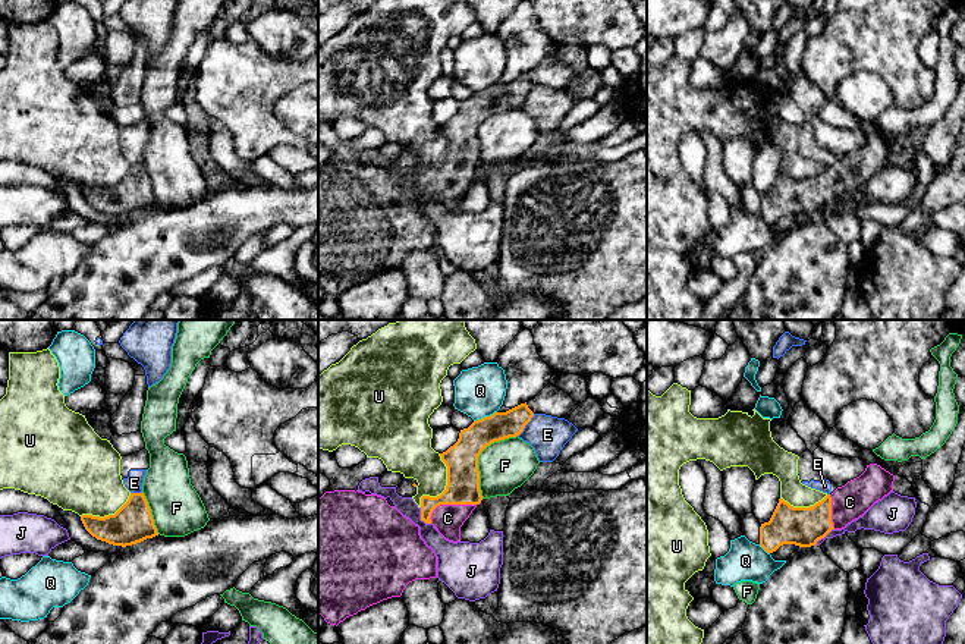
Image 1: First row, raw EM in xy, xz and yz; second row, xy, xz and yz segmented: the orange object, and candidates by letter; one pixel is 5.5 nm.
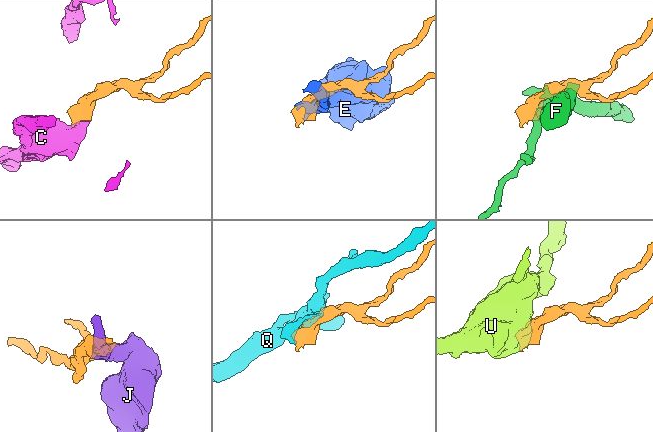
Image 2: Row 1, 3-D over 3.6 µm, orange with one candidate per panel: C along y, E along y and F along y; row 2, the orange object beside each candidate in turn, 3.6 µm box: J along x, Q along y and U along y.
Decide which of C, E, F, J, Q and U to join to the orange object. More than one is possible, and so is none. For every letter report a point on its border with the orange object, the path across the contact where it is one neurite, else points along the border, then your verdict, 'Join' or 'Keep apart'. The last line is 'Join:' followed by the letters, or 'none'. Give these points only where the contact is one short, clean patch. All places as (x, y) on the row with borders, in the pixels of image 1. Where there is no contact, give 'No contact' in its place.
C: Touches orange at xz (448, 503). Path across: xz (462, 487), (448, 503), (448, 518). Join
E: Touches orange at xz (525, 424). Keep apart
F: Touches orange at xz (477, 458). Keep apart
J: Touches orange at xz (421, 518). Boundary: xz (420, 508), (420, 517), (430, 524). Keep apart
Q: Touches orange at xz (484, 417). Boundary: xz (496, 411), (474, 421). Keep apart
U: Touches orange at xz (446, 487). Boundary: xz (440, 454), (446, 487), (436, 496), (423, 496), (420, 506). Keep apart
Join: C

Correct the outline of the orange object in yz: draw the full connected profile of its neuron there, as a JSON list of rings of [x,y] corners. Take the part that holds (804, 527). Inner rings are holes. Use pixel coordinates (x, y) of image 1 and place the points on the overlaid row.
[[[877,464],[837,487],[810,508],[793,508],[783,499],[768,522],[760,527],[760,546],[773,553],[783,544],[815,546],[832,530],[842,530],[862,516],[876,502],[893,491],[895,475]]]

